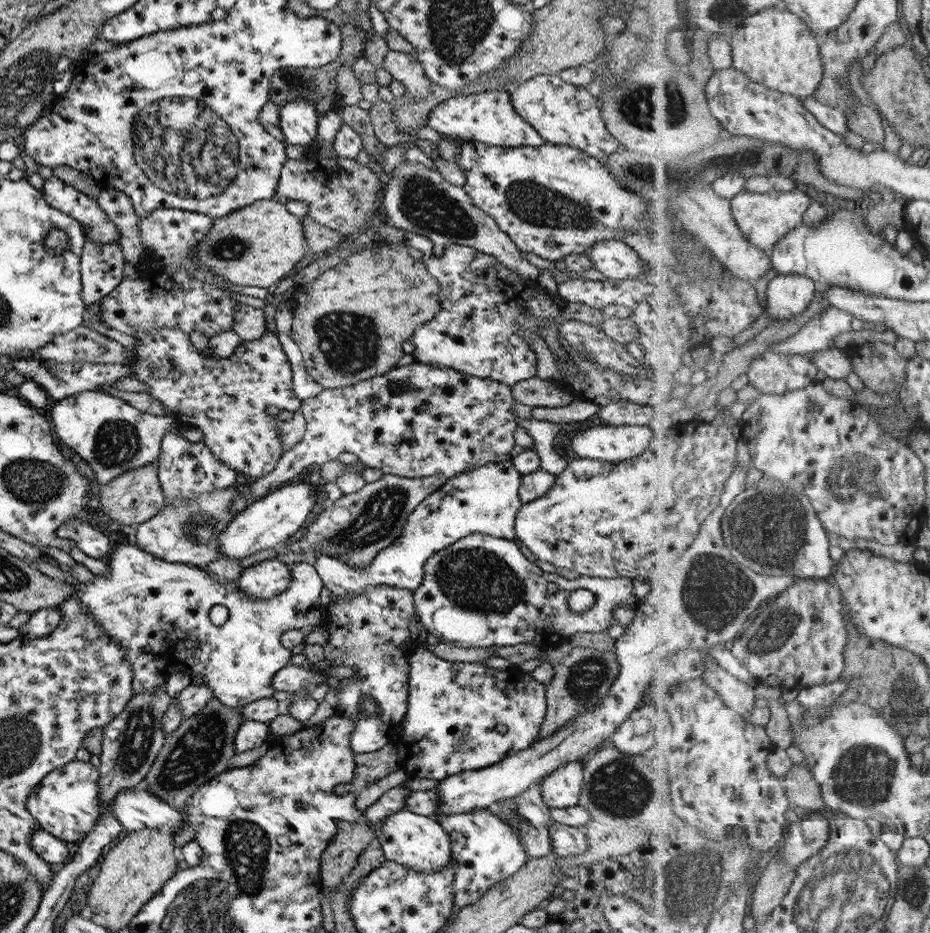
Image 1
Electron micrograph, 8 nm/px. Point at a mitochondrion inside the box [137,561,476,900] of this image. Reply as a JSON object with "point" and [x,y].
{"point":[198,751]}

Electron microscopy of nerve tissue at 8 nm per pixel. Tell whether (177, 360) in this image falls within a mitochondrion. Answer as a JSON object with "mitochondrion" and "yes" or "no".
{"mitochondrion":"yes"}

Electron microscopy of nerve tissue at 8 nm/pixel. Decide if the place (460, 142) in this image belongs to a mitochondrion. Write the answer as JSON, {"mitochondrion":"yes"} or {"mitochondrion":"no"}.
{"mitochondrion":"no"}

